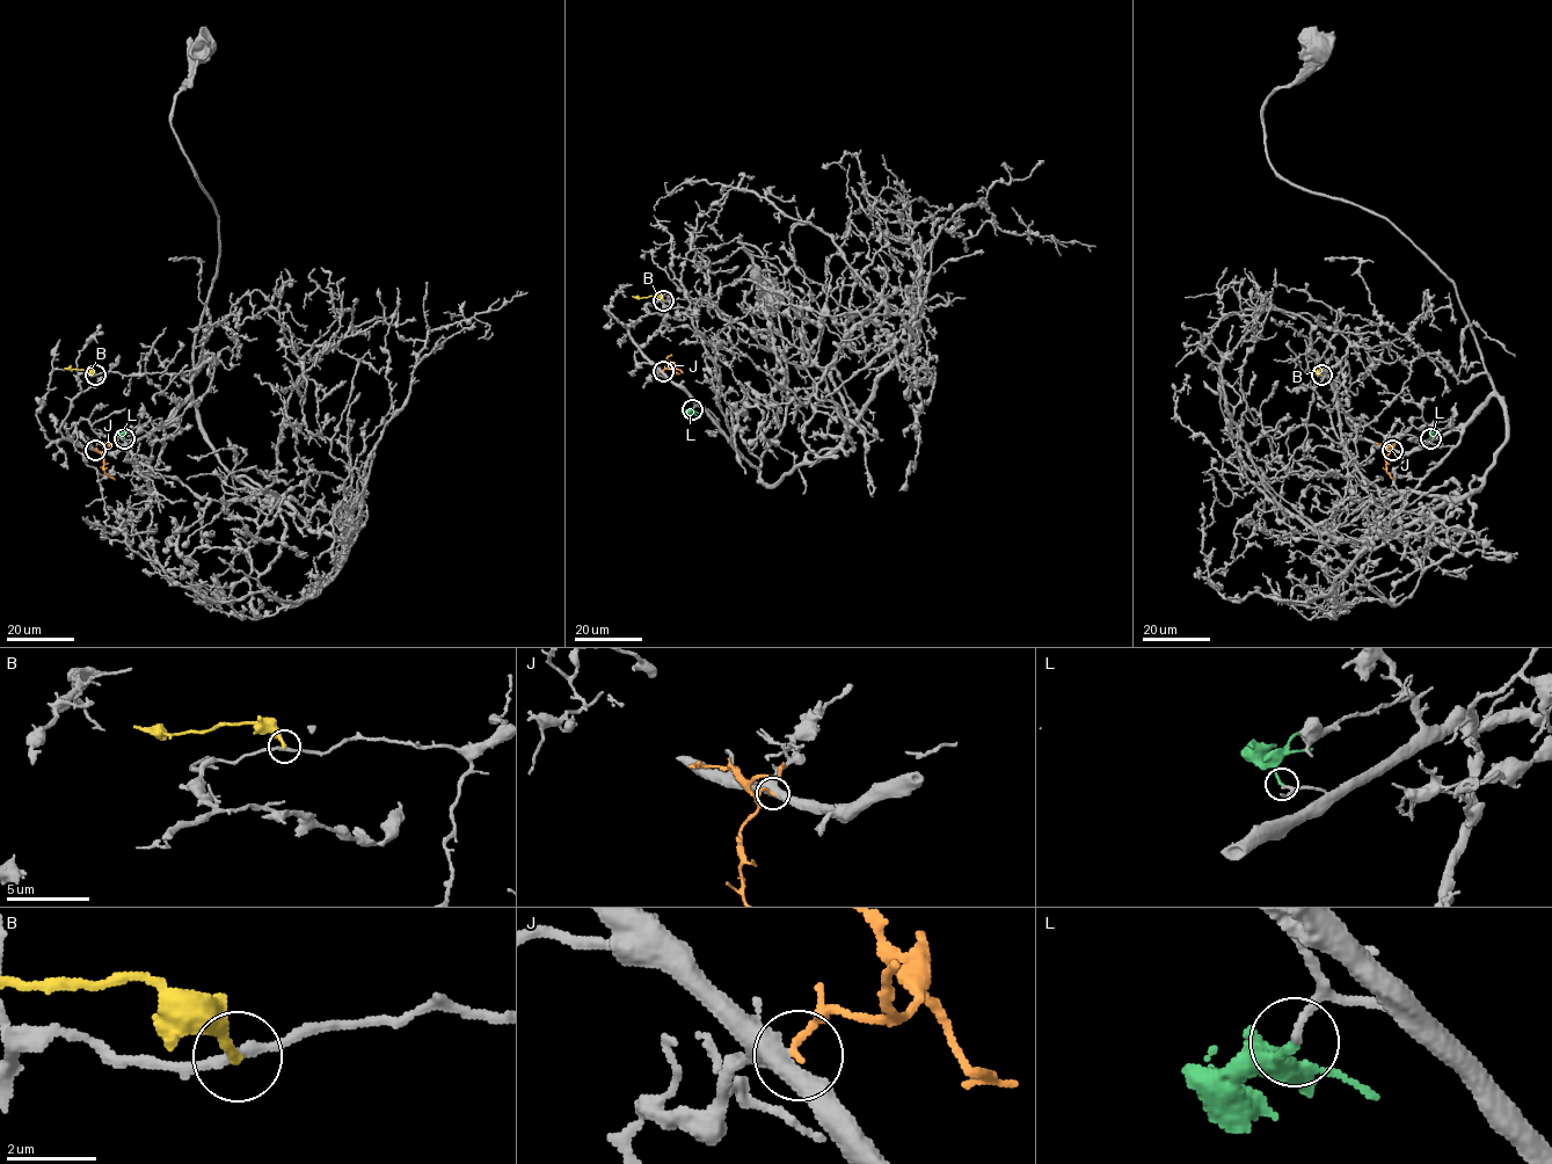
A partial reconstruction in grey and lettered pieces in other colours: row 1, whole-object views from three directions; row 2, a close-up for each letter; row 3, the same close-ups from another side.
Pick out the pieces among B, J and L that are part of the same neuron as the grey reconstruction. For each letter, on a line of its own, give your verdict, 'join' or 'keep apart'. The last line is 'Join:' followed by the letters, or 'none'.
B: keep apart
J: join
L: join
Join: J, L

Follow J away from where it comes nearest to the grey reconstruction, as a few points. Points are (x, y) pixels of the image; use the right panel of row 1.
J: (1393, 450), (1386, 457), (1386, 470), (1393, 479)

